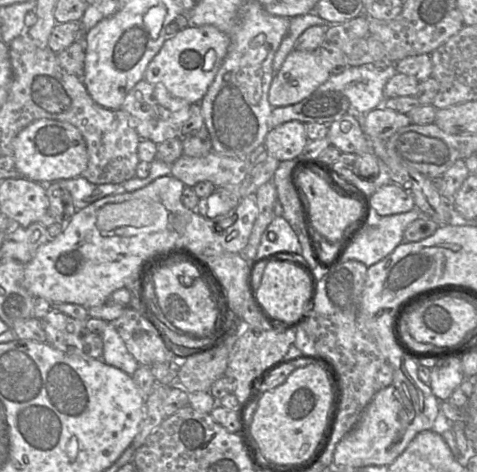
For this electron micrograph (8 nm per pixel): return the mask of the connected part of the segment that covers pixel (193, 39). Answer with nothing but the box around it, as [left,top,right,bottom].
[144,25,230,104]

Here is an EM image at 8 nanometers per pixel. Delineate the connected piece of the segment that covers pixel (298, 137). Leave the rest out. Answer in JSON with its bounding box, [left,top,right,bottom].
[263,120,307,162]

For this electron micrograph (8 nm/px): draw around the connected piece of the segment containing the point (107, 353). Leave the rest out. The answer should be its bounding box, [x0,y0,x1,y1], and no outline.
[102,322,139,376]

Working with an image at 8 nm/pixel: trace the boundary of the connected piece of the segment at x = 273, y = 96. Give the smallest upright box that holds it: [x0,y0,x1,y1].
[268,49,331,107]

